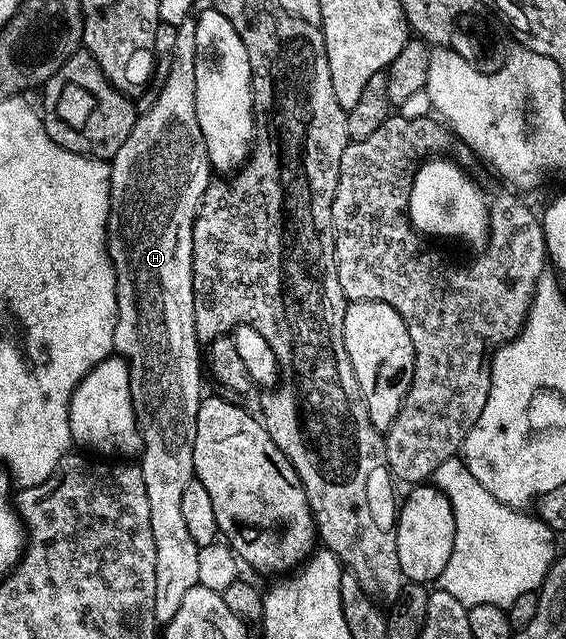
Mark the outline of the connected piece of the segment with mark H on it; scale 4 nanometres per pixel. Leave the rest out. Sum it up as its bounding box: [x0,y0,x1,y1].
[107,16,213,623]

